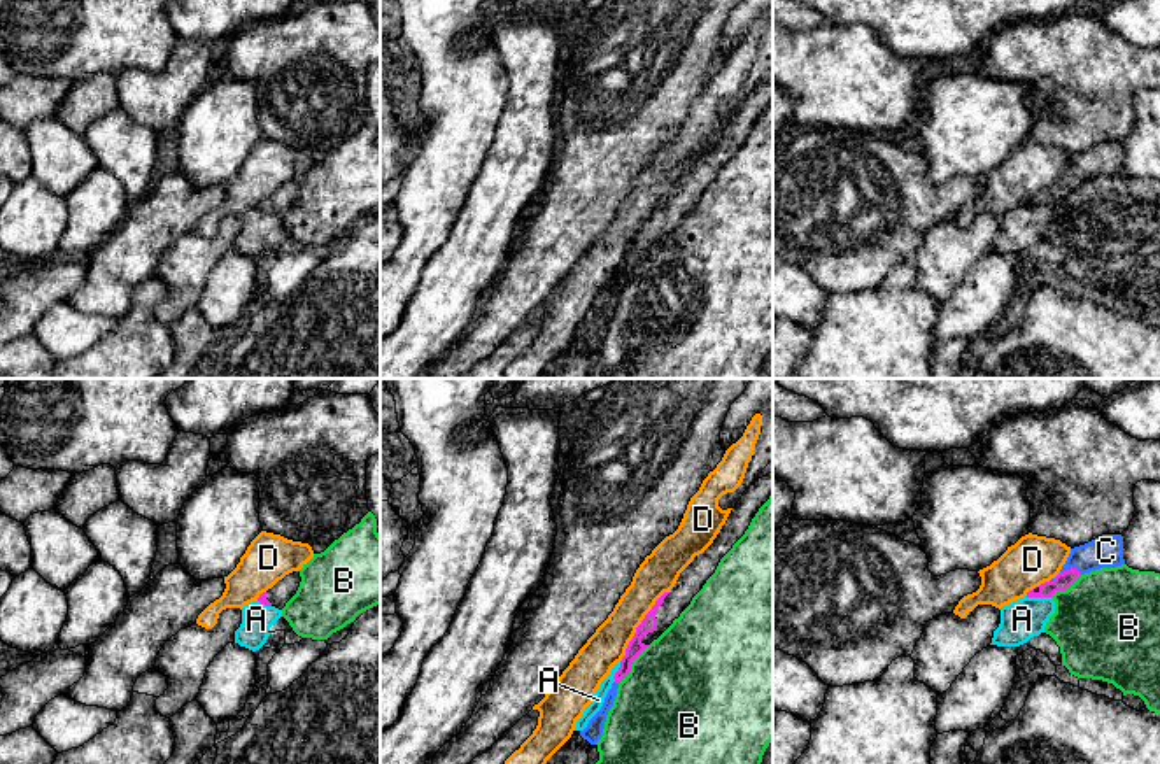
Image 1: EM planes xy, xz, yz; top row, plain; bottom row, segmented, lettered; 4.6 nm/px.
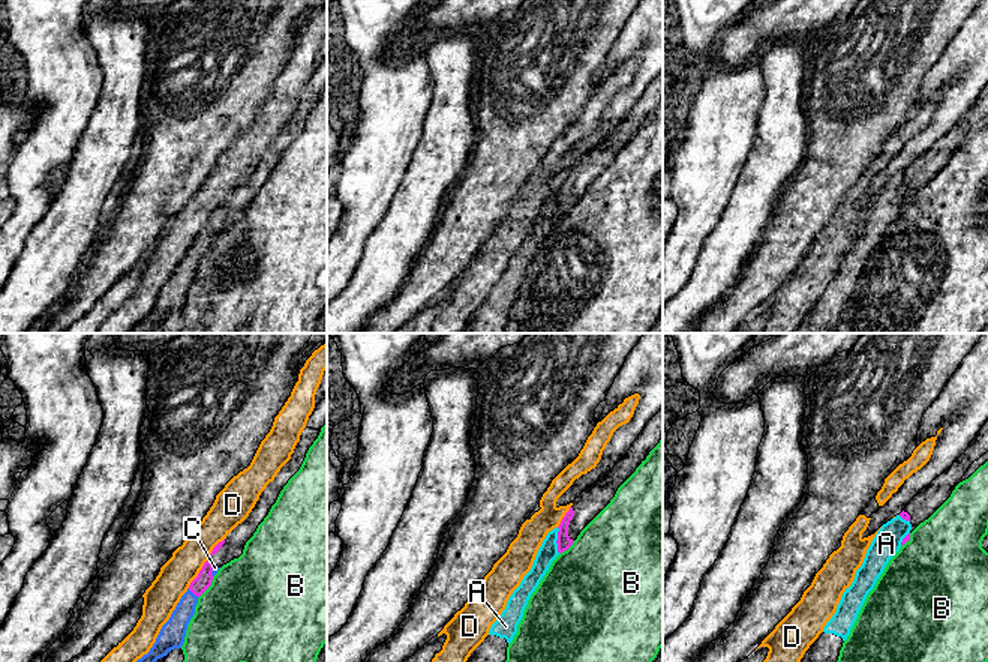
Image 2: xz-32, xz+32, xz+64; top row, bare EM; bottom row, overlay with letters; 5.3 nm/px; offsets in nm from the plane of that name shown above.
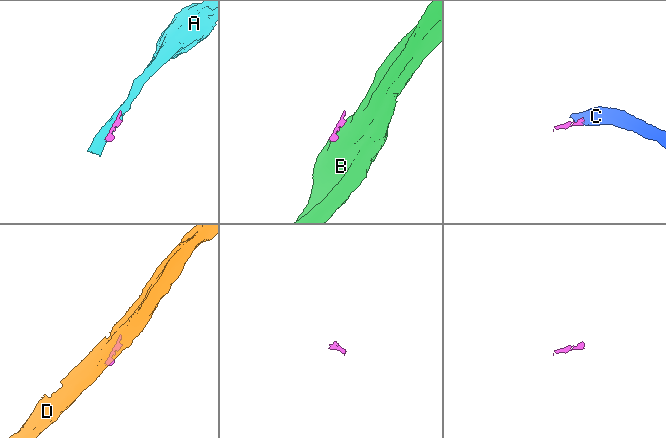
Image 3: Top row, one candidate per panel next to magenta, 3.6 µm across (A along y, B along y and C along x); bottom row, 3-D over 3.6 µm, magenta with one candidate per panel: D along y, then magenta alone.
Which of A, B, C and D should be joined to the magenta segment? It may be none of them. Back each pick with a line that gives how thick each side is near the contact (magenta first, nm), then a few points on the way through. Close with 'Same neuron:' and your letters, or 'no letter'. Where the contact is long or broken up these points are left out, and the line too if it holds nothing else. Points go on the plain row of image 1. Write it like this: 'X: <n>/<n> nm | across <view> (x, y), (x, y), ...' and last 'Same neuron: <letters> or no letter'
C: 80/150 nm
Same neuron: C

